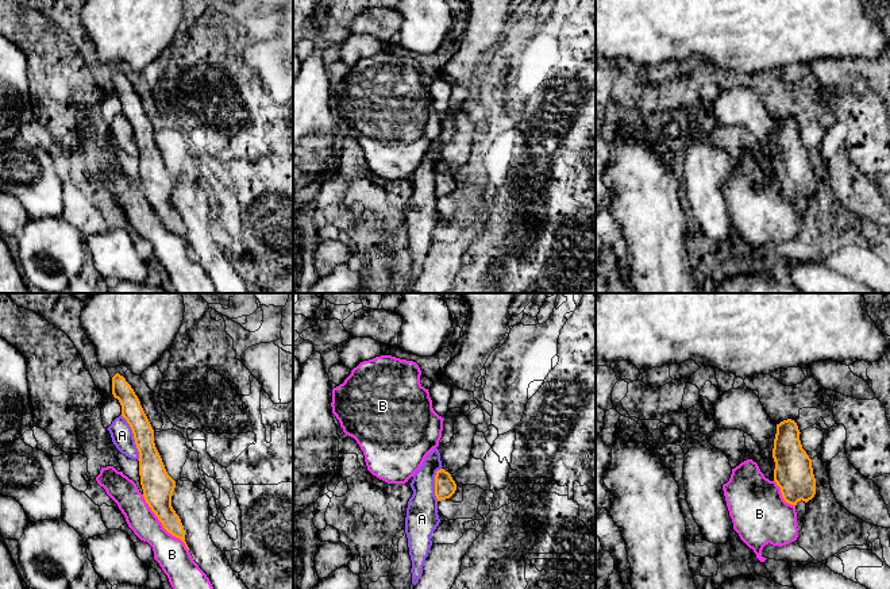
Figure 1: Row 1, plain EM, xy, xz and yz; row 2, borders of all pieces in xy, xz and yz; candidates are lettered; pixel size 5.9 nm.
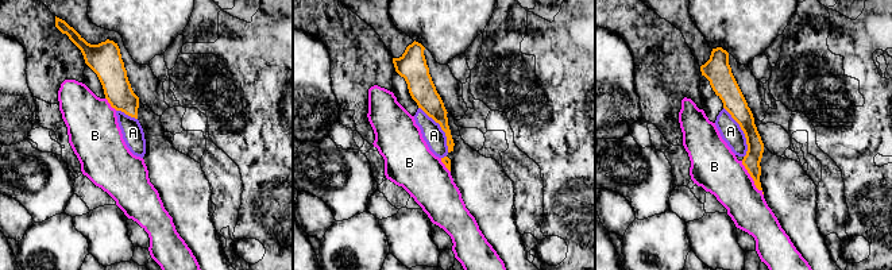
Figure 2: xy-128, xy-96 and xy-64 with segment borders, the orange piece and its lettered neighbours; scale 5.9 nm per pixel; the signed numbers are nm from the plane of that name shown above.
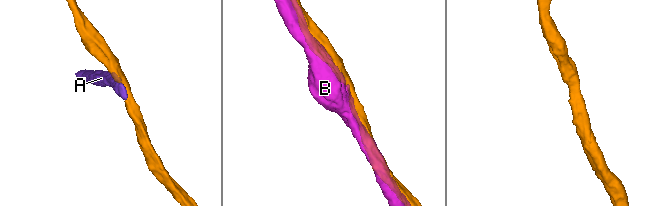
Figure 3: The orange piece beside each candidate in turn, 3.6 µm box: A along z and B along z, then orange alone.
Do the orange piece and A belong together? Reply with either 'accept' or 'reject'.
reject

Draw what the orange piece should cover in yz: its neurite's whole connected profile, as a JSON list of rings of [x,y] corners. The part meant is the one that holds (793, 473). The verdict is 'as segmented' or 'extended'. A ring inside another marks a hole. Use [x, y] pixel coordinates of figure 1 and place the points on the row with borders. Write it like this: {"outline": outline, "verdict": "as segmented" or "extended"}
{"outline": [[[794,420],[781,421],[777,424],[773,449],[774,481],[781,488],[783,500],[794,507],[801,500],[808,503],[816,494],[812,459],[802,449],[800,434]]], "verdict": "as segmented"}

